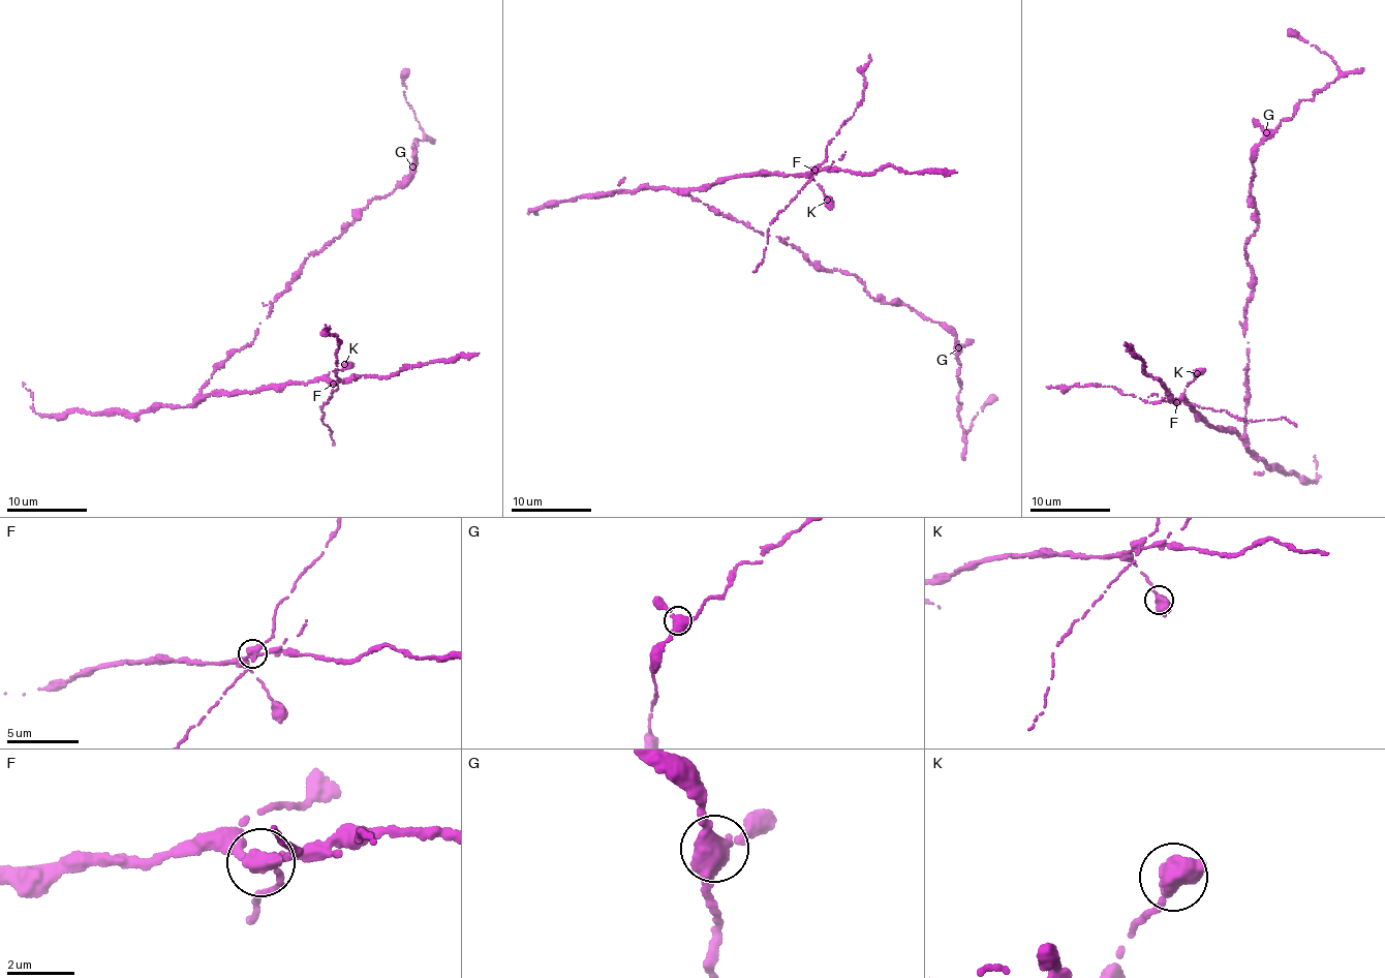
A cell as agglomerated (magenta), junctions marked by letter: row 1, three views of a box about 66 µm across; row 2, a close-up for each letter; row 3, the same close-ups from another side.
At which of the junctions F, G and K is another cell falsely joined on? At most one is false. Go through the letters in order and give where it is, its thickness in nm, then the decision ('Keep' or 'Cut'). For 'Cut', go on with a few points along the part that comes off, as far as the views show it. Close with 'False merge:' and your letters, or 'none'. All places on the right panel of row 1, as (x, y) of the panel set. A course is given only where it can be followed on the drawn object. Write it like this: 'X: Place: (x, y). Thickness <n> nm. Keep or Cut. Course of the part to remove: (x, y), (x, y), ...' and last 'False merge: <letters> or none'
F: Place: (1176, 402). Thickness 360 nm. Cut. Course of the part to remove: (1175, 401), (1145, 402), (1112, 387), (1046, 387)
G: Place: (1266, 132). Thickness 360 nm. Keep
K: Place: (1197, 373). Thickness 360 nm. Keep
False merge: F

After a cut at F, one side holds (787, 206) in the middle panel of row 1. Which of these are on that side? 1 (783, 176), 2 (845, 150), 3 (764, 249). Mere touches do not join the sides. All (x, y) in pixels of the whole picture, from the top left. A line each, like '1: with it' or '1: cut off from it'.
1: cut off from it
2: cut off from it
3: with it

